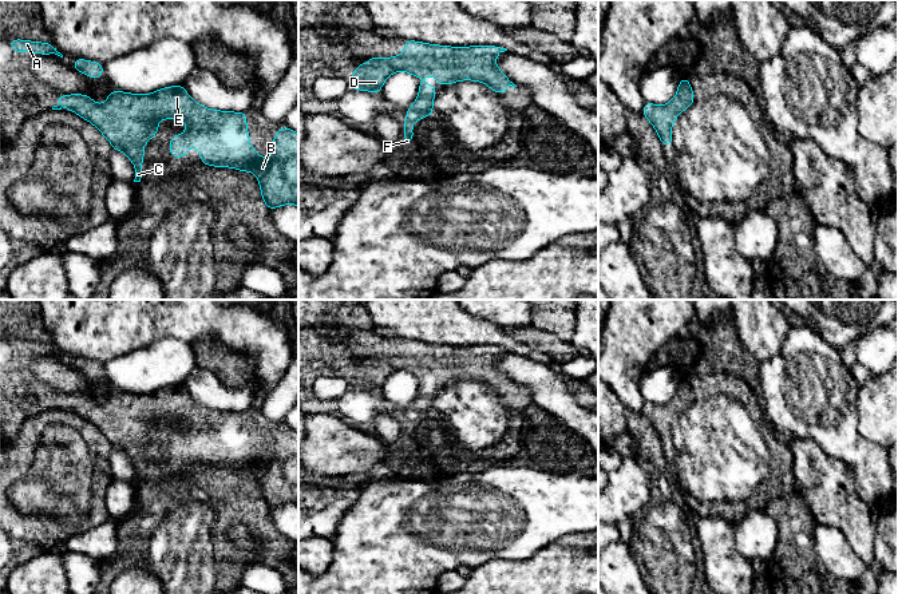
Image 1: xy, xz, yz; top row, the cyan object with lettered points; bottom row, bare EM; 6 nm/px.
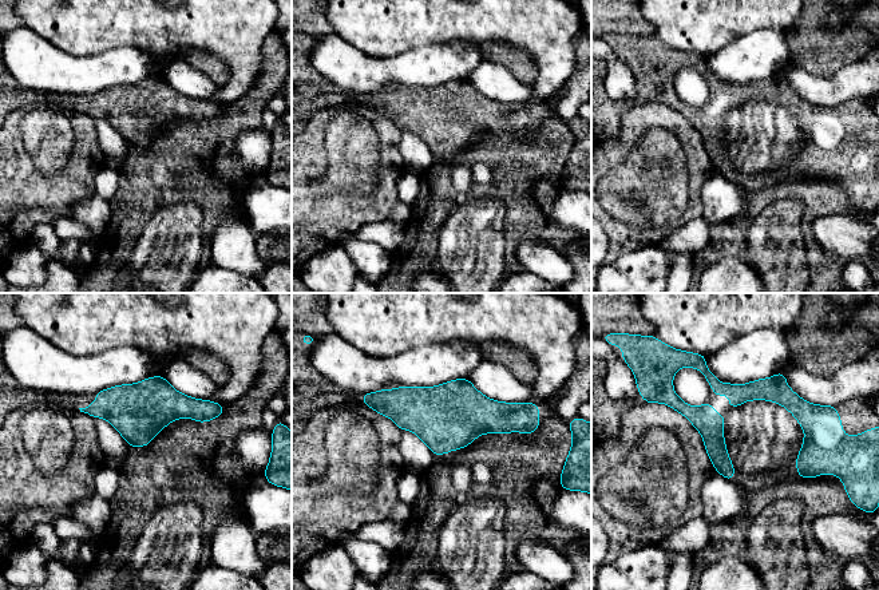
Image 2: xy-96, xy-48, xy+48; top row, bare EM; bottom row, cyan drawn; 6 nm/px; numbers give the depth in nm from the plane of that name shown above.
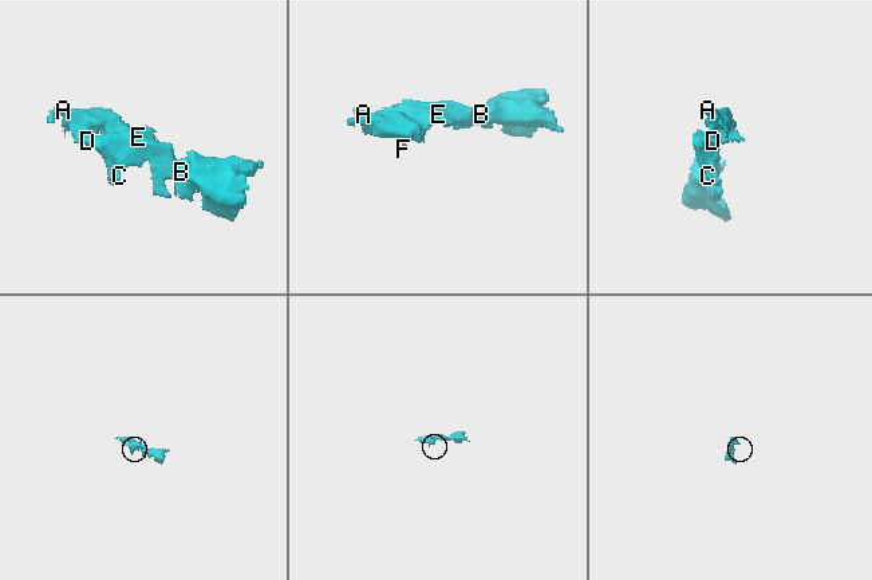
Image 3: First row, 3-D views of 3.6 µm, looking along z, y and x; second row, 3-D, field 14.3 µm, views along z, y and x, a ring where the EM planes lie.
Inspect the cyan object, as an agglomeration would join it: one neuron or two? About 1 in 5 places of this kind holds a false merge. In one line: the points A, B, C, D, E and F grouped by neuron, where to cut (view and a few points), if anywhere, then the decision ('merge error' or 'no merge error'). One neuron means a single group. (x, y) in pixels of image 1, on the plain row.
A B C D E F; no cut; no merge error

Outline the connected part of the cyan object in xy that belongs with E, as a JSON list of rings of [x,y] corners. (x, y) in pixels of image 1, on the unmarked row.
[[[181,385],[165,387],[153,393],[138,395],[112,389],[104,404],[96,404],[87,393],[58,396],[59,404],[52,409],[66,405],[88,420],[110,440],[114,450],[127,454],[135,467],[134,482],[141,482],[143,444],[158,435],[159,419],[179,419],[189,428],[182,435],[174,435],[169,454],[183,459],[187,448],[197,446],[201,452],[201,463],[214,467],[234,467],[240,471],[252,471],[260,480],[261,495],[269,510],[282,504],[298,506],[298,433],[282,425],[272,439],[274,450],[270,458],[261,458],[249,443],[246,411],[230,412],[210,409],[197,404]]]

